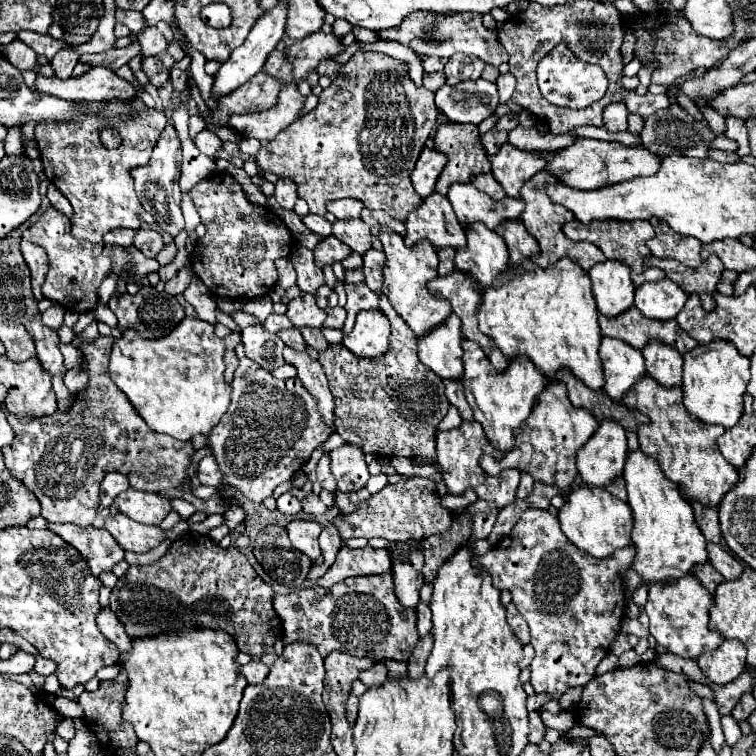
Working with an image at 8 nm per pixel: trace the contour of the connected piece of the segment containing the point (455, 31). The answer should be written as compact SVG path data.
M417 11L411 13L399 27L383 29L379 31L381 39L393 39L407 47L411 47L415 53L425 57L451 57L455 53L467 53L475 55L487 65L499 67L509 59L507 51L497 41L497 31L489 31L481 23L479 13L457 13L457 15L439 15L439 13L425 13Z

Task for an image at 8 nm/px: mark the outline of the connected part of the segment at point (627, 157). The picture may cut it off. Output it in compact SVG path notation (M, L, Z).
M579 137L575 139L569 147L559 149L559 151L531 151L537 153L539 157L545 157L547 161L547 171L553 173L553 177L575 189L601 189L607 185L615 185L621 181L629 181L633 177L641 175L651 175L657 173L661 157L649 153L643 145L641 147L625 147L621 143L607 143L607 141L597 141L597 139L585 139Z

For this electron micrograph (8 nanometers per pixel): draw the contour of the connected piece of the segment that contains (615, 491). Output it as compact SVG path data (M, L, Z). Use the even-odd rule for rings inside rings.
M617 477L617 481L615 481L615 483L611 483L607 491L609 491L611 495L615 495L617 499L627 501L627 487L625 487L625 479L623 479L623 477Z

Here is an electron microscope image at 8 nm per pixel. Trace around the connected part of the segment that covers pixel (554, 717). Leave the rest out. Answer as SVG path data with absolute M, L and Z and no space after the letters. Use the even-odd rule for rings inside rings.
M541 709L541 719L547 727L557 729L561 735L567 733L573 725L575 725L575 717L571 711L559 711L559 713L551 713L547 709Z

